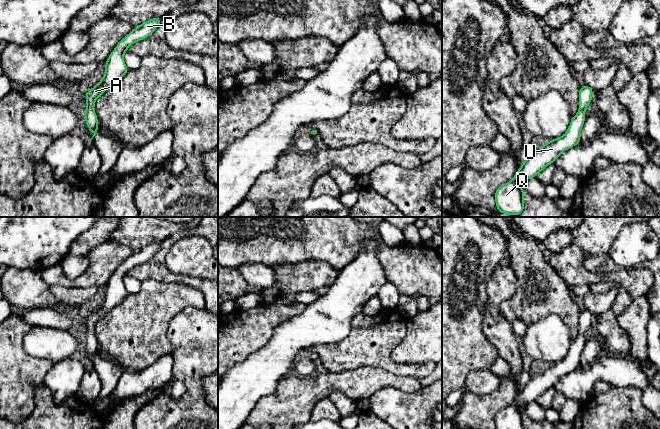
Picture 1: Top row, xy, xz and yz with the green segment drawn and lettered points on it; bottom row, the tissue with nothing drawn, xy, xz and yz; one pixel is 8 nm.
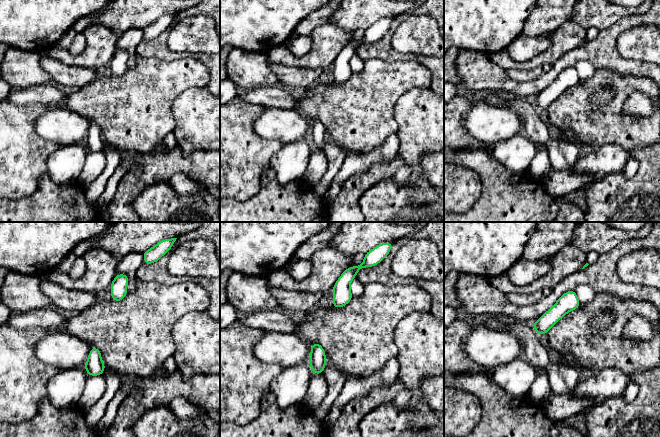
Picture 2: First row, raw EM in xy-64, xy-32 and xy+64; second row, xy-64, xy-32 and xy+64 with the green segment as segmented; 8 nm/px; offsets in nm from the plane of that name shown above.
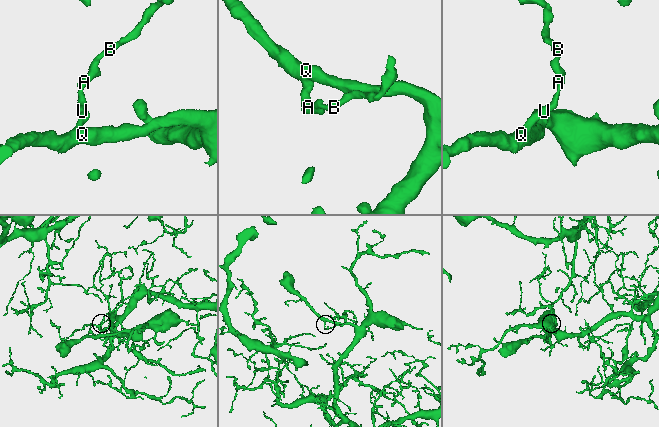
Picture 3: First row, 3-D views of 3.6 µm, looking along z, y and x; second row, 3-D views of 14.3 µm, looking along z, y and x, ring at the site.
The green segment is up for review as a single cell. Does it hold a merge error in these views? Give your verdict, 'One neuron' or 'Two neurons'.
One neuron

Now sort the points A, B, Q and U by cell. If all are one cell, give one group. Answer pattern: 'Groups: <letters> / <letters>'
Groups: A B Q U

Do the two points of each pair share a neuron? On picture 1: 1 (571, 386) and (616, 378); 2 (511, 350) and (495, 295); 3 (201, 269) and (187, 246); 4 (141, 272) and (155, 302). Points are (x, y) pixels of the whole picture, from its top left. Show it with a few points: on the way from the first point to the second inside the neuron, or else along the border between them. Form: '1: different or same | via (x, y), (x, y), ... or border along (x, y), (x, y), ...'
1: same | via (582, 380), (590, 375), (605, 375)
2: same | via (502, 336), (494, 325), (494, 309)
3: same | via (201, 263), (190, 252)
4: different | border along (141, 281), (154, 279), (168, 283)

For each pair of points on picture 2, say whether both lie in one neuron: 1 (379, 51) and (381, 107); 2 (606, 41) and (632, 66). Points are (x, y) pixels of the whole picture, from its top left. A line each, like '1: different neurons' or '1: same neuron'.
1: different neurons
2: same neuron

